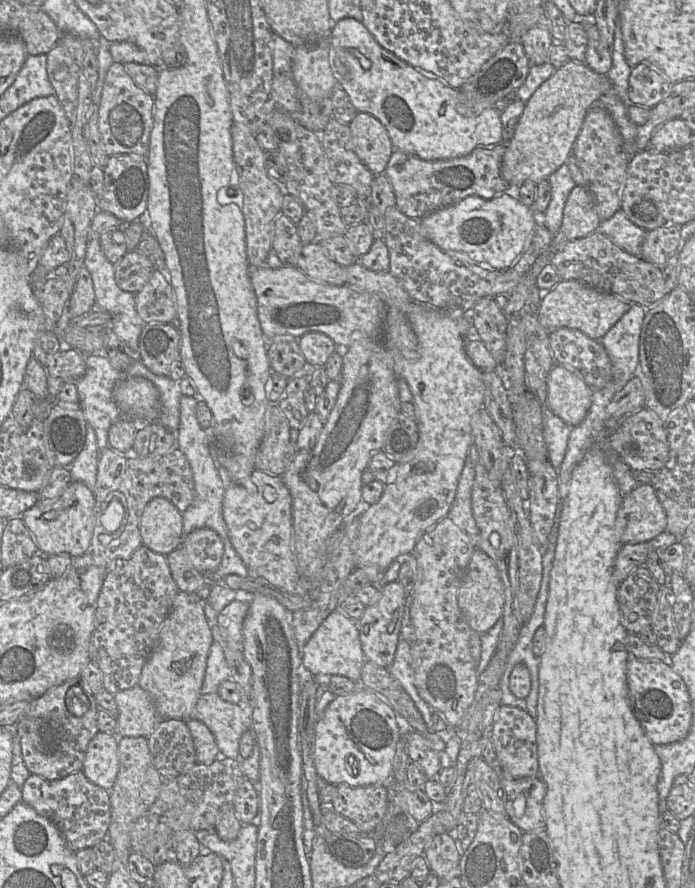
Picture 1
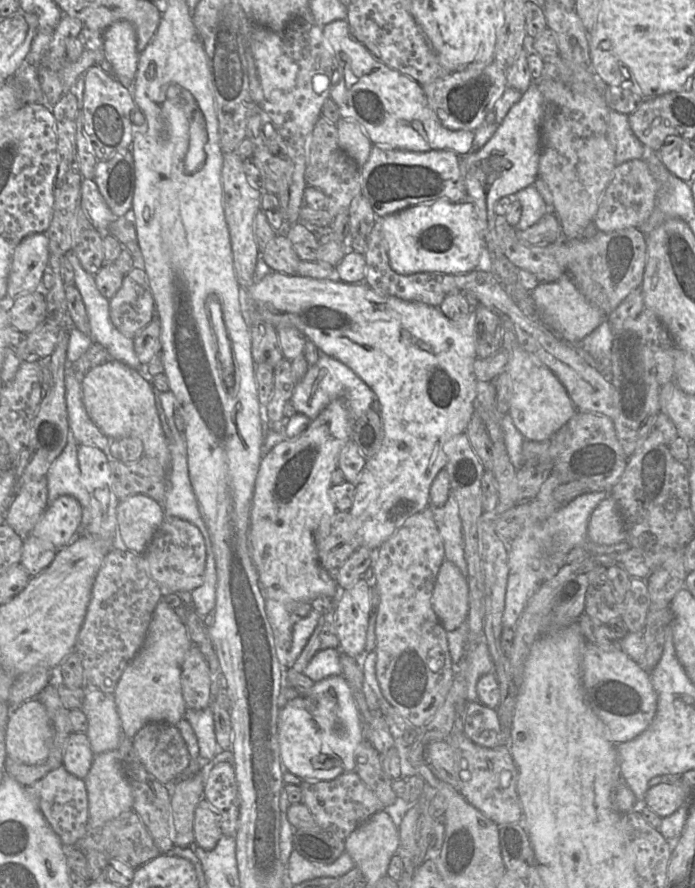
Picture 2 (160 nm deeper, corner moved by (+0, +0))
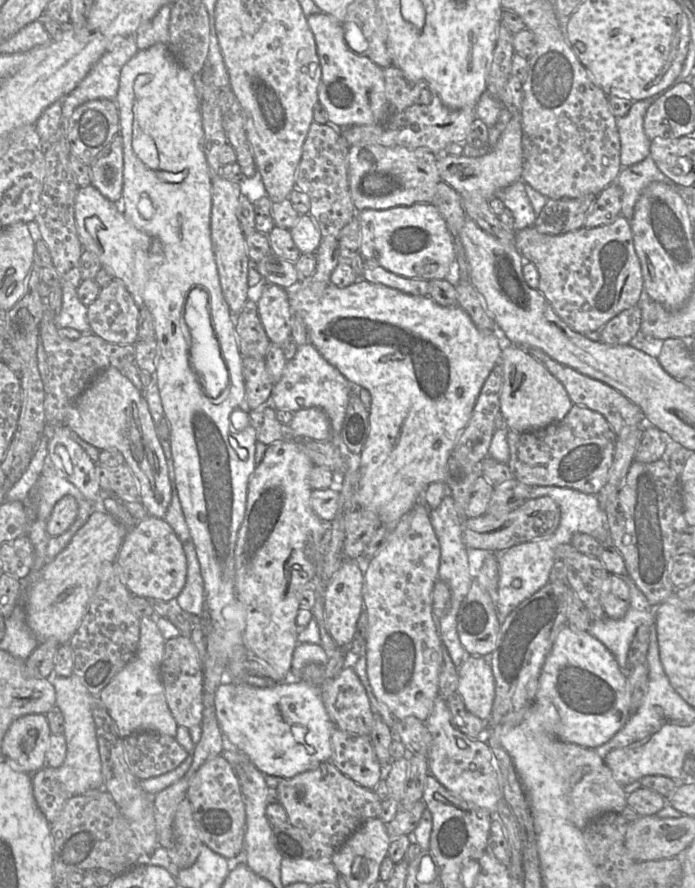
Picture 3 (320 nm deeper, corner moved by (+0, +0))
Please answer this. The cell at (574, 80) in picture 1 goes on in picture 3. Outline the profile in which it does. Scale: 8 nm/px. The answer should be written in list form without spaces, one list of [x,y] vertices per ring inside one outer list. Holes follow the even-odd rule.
[[[520,114],[512,116],[502,132],[497,144],[489,152],[479,157],[437,155],[437,167],[441,180],[451,186],[460,196],[478,194],[486,201],[514,182],[522,181],[523,149],[522,123]]]

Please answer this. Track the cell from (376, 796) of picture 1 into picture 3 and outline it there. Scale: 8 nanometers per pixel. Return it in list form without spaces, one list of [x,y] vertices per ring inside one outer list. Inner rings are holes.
[[[330,762],[291,778],[282,778],[276,787],[279,802],[287,812],[289,823],[297,827],[314,850],[314,858],[332,858],[337,849],[364,822],[378,818],[381,800],[372,791],[356,784]]]

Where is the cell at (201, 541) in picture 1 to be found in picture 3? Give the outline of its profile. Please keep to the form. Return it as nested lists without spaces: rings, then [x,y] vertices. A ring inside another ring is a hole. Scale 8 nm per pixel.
[[[147,515],[127,531],[114,563],[120,579],[135,596],[163,601],[176,599],[186,582],[187,562],[182,543],[162,518]]]

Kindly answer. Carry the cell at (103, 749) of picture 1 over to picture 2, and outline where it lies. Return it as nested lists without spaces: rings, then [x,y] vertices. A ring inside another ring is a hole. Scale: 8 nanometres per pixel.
[[[84,732],[71,733],[63,752],[63,767],[74,776],[84,779],[90,771],[95,755]]]

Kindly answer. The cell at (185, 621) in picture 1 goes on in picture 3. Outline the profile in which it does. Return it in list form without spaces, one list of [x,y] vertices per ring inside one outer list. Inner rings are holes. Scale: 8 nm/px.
[[[150,617],[141,618],[140,636],[135,656],[97,696],[115,722],[117,732],[124,739],[141,731],[157,732],[170,737],[176,736],[178,724],[167,705],[160,677],[165,641],[159,628]]]

